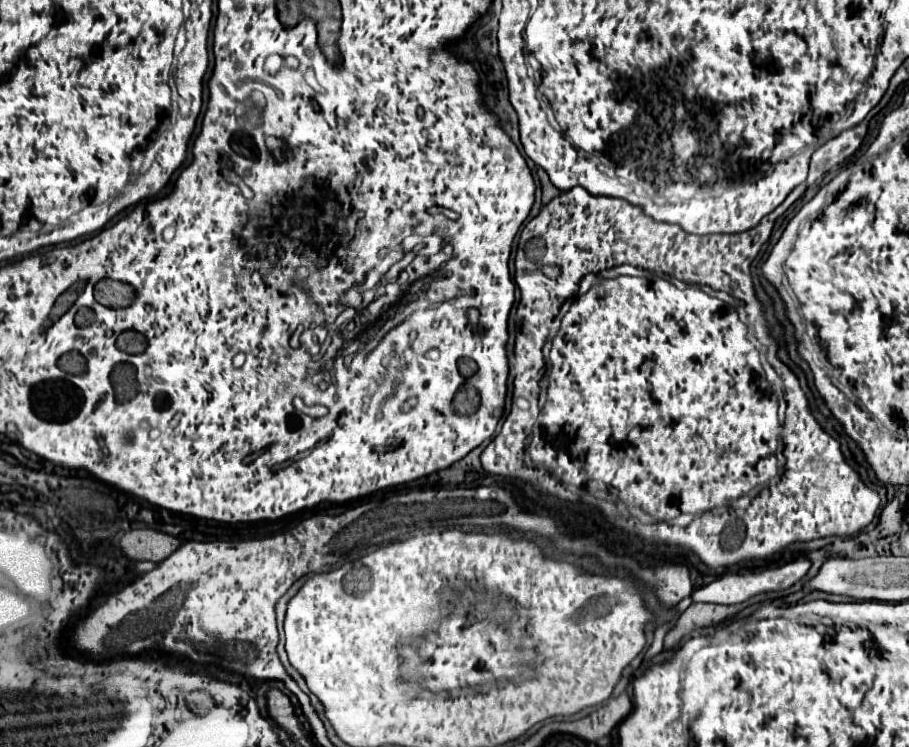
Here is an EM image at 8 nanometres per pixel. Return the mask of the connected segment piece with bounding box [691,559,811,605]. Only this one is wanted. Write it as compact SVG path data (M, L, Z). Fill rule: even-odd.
M797 559L793 563L787 563L779 569L767 569L767 571L751 570L746 573L727 573L725 576L719 576L713 583L709 583L707 587L701 587L701 589L695 589L691 593L691 599L693 601L707 601L707 603L725 603L725 605L731 605L731 603L743 603L747 599L751 599L753 595L759 595L759 593L767 593L767 591L785 591L789 589L791 585L795 585L799 579L803 579L809 571L811 563L807 559Z

